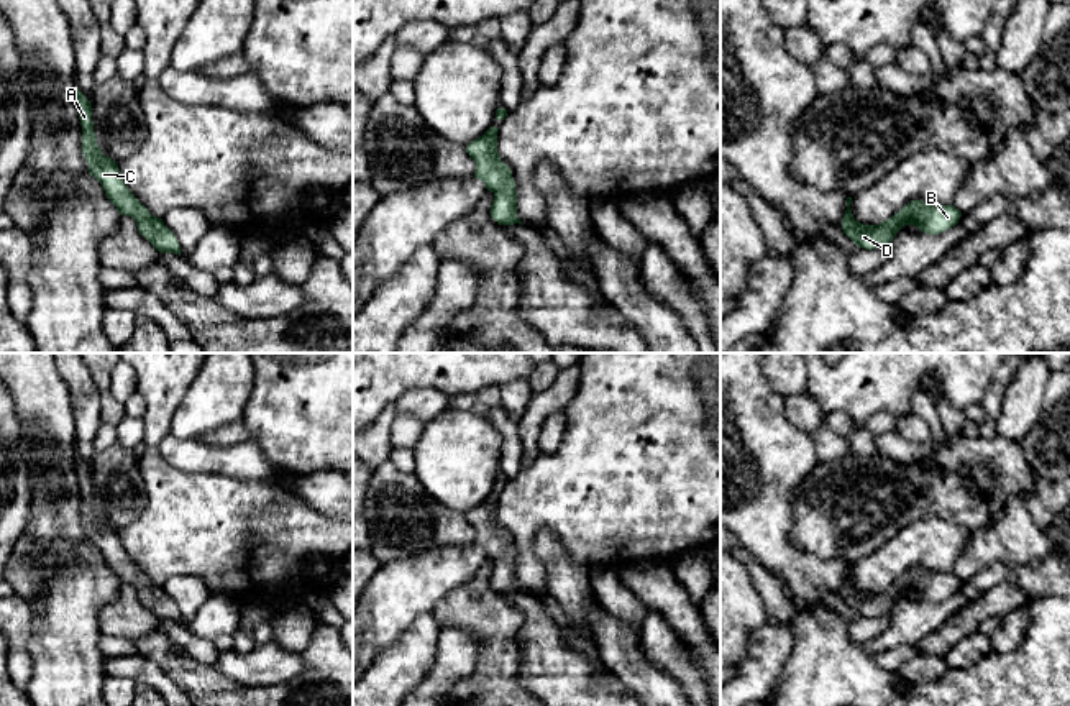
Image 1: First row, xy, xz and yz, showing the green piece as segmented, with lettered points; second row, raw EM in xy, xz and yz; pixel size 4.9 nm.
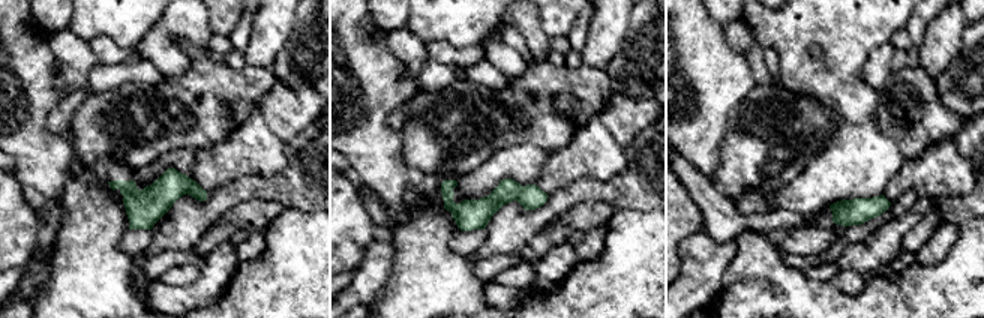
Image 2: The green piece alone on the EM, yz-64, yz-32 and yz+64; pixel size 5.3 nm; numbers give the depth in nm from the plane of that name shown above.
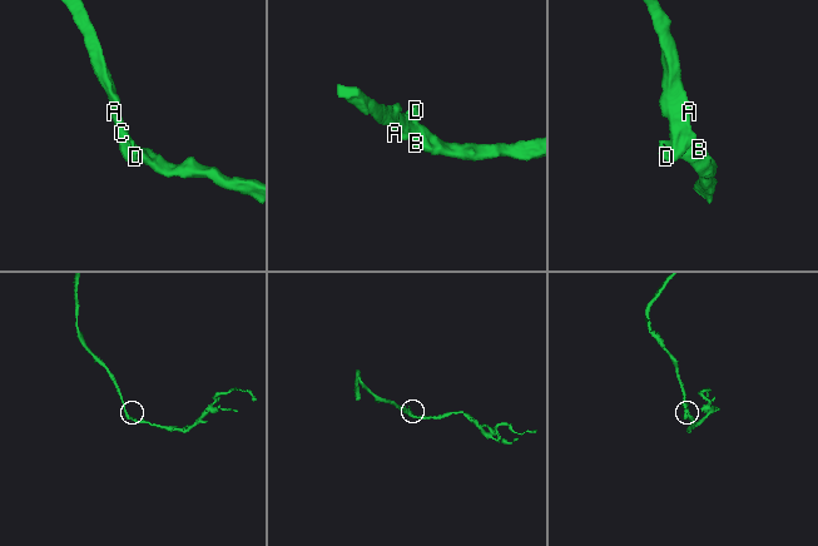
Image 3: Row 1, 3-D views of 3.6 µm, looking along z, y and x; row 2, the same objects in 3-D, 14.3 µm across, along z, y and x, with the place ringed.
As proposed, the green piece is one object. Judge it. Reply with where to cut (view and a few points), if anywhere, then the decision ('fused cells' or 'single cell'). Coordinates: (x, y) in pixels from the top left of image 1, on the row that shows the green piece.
no cut; single cell

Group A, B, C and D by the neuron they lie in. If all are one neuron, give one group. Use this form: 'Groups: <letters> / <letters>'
Groups: A B C D

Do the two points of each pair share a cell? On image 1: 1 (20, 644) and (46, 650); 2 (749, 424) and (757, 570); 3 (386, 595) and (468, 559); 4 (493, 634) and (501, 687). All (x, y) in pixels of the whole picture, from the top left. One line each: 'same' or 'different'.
1: different
2: different
3: same
4: same

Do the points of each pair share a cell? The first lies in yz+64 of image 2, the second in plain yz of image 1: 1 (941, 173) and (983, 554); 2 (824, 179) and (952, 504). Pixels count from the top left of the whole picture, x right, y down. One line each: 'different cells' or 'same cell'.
1: same cell
2: different cells

